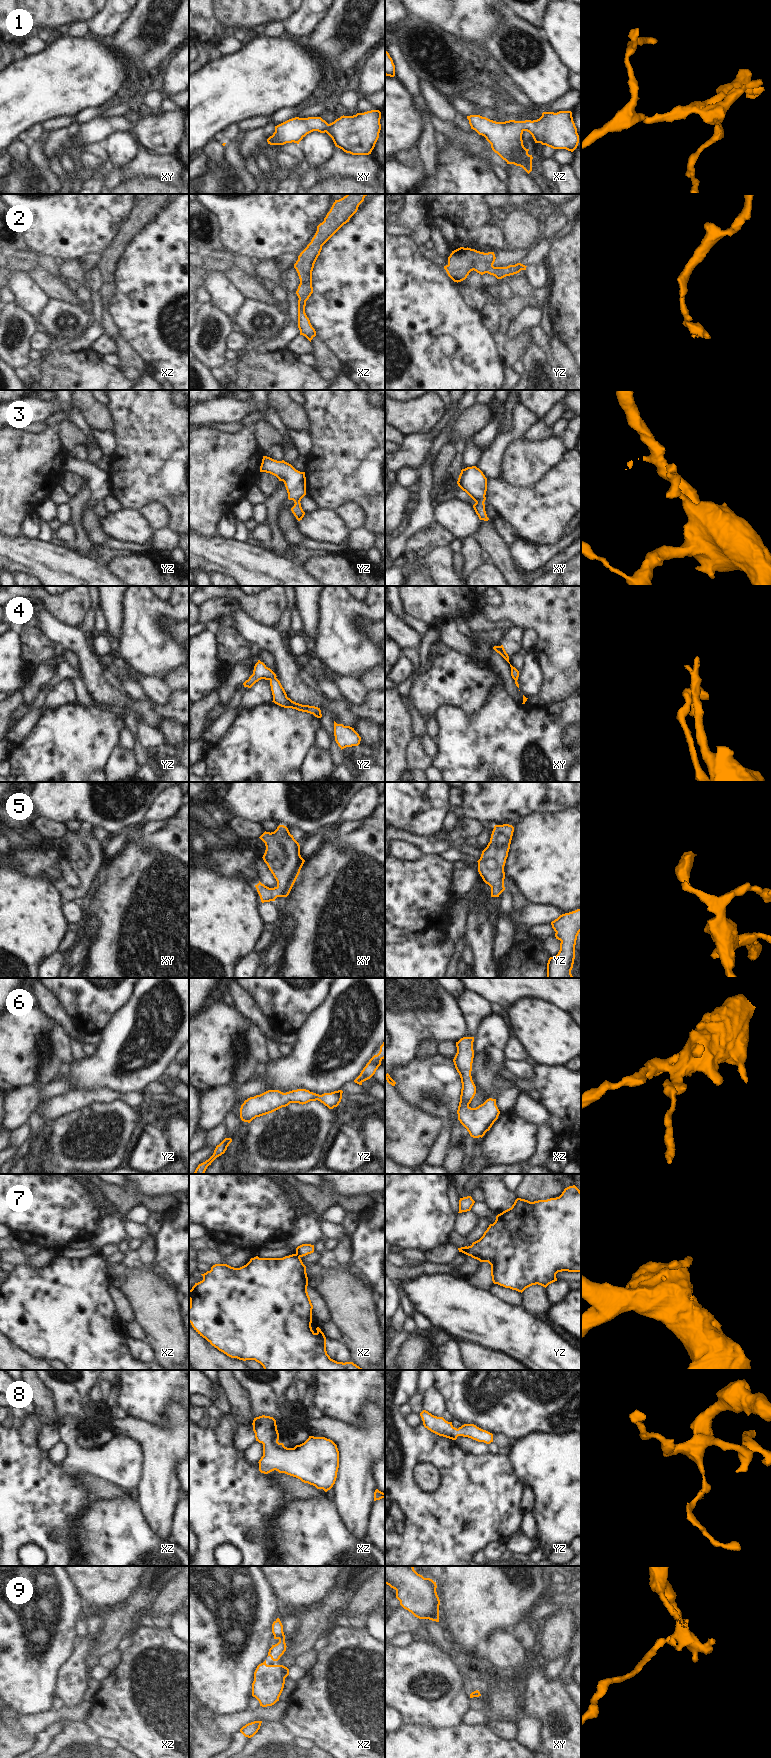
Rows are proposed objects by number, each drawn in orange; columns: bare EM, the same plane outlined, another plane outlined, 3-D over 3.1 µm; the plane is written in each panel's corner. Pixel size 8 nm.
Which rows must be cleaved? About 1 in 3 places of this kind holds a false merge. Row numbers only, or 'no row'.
7

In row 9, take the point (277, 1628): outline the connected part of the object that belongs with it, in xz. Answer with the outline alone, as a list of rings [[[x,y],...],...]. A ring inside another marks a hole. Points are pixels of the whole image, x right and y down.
[[[277,1618],[272,1624],[272,1633],[274,1635],[274,1639],[278,1639],[279,1642],[272,1645],[272,1647],[269,1649],[268,1656],[270,1656],[273,1661],[278,1661],[286,1651],[287,1647],[285,1643],[283,1625],[279,1618]]]

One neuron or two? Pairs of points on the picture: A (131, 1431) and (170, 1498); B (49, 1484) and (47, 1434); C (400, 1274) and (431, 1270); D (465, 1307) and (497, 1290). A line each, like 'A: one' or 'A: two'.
A: one
B: two
C: one
D: two

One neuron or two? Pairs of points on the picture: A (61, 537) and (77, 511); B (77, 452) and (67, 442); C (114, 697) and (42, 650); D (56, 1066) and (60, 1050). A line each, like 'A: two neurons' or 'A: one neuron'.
A: two neurons
B: two neurons
C: two neurons
D: two neurons

